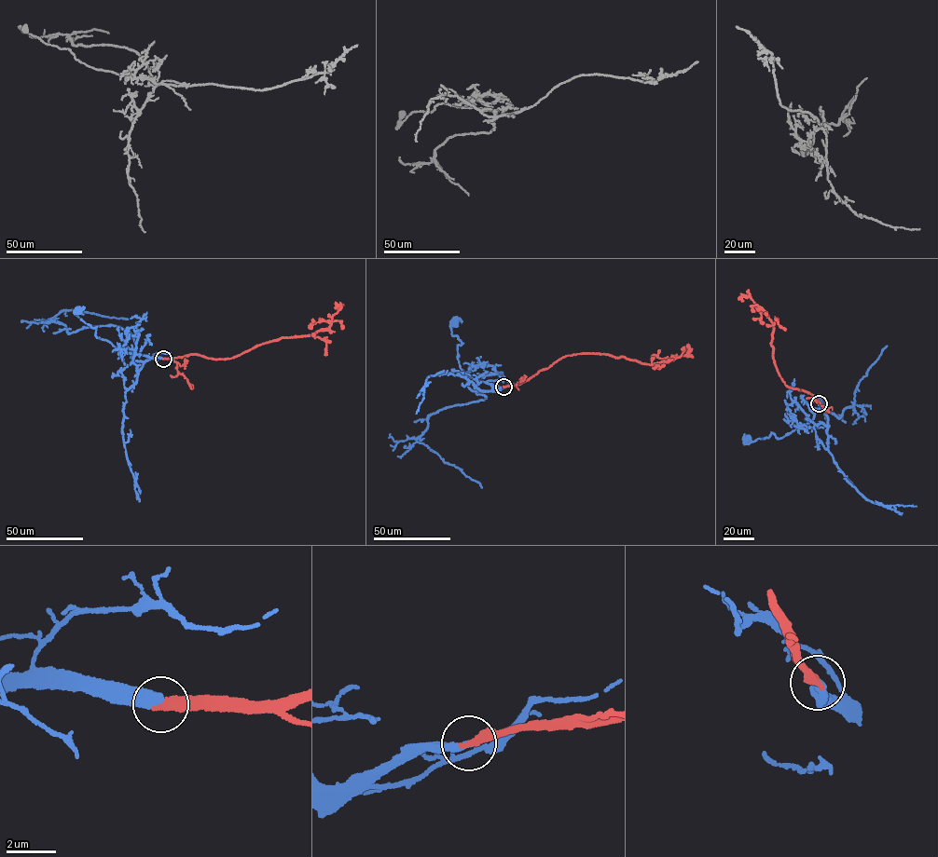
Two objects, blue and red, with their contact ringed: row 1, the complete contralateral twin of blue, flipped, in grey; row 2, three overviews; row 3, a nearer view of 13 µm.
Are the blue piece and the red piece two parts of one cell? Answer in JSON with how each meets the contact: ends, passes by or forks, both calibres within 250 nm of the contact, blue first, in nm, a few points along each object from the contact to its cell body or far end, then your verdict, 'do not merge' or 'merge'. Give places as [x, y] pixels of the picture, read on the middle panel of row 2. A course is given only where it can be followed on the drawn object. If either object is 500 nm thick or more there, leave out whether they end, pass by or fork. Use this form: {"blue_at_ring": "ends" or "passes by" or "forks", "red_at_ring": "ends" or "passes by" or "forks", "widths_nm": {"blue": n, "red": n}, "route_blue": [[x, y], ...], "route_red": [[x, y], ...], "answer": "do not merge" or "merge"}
{"blue_at_ring": "ends", "red_at_ring": "ends", "widths_nm": {"blue": 400, "red": 400}, "route_blue": [[504, 387], [495, 389], [461, 369], [457, 346], [462, 342], [451, 333], [450, 325], [453, 323]], "route_red": [[504, 387], [521, 384], [570, 355], [599, 353], [649, 364], [687, 355], [688, 346], [686, 348]], "answer": "merge"}

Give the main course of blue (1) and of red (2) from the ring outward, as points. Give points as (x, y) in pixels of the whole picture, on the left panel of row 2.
1: (163, 359), (130, 353), (97, 337), (95, 327), (81, 319), (75, 313), (76, 310)
2: (163, 359), (197, 354), (215, 359), (232, 358), (262, 344), (315, 333), (328, 328), (340, 308), (335, 304)

